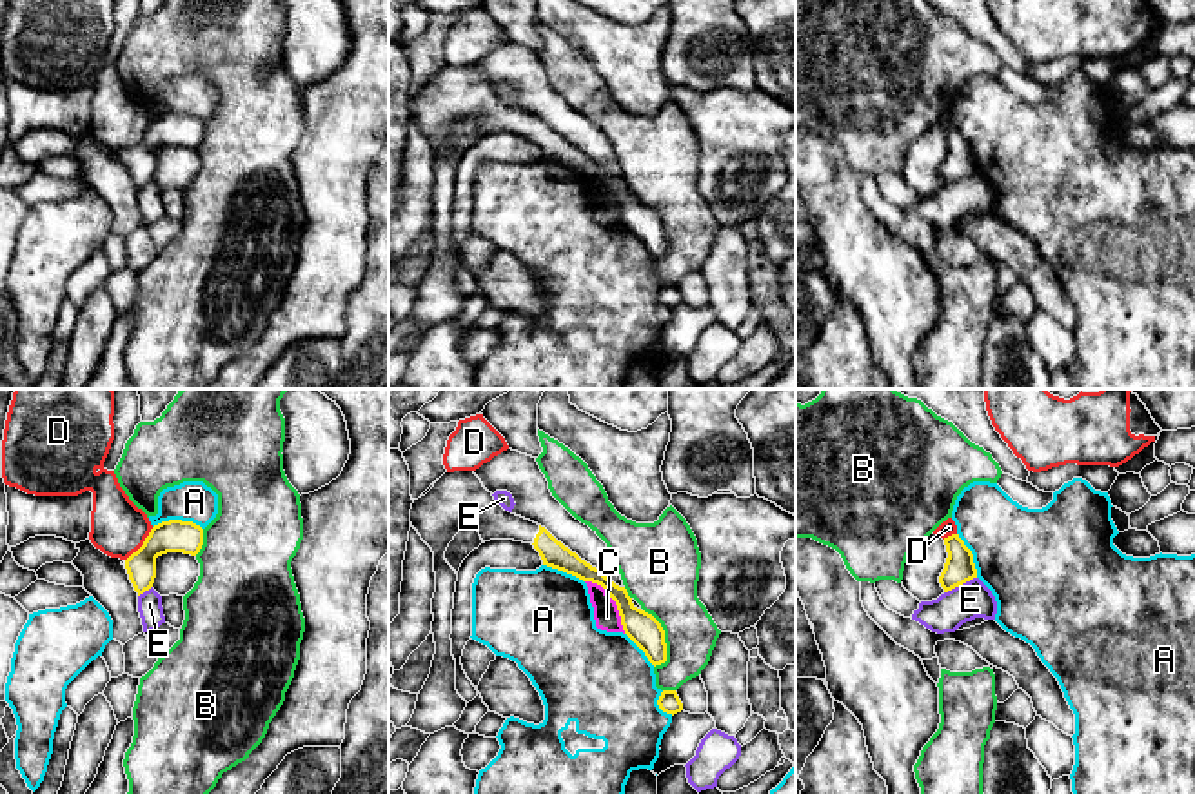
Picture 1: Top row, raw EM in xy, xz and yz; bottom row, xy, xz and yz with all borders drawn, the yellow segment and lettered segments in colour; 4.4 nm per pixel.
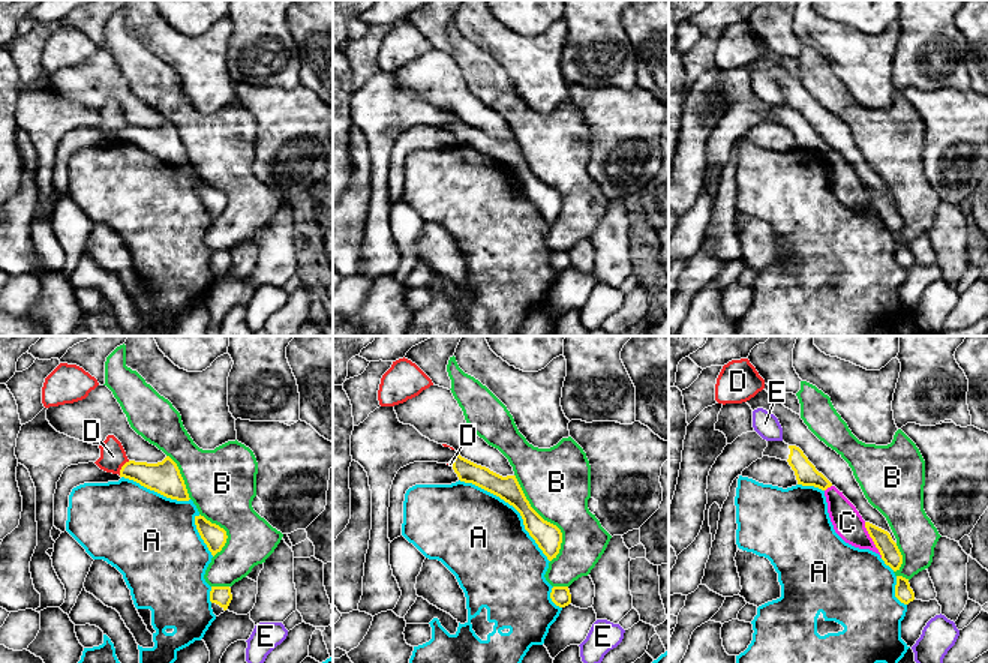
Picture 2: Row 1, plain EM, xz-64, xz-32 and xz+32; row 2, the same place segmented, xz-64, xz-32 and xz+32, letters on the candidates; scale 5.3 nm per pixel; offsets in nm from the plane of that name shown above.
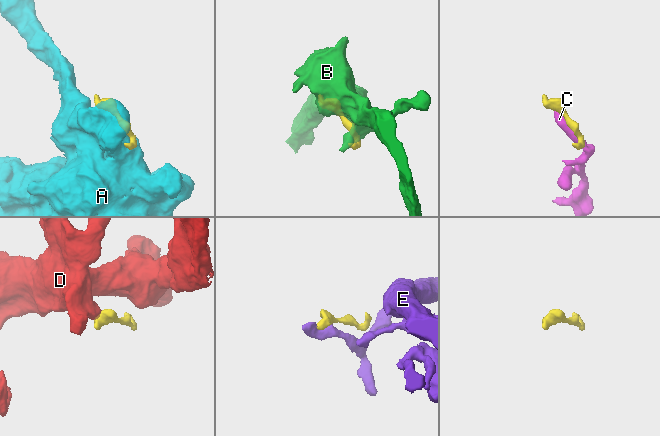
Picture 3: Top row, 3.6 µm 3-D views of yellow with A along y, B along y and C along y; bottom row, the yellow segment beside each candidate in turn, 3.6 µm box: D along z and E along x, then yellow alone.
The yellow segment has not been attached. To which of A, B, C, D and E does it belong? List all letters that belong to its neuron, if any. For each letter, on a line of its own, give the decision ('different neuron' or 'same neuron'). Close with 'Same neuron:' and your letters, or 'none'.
A: different neuron
B: different neuron
C: different neuron
D: different neuron
E: different neuron
Same neuron: none

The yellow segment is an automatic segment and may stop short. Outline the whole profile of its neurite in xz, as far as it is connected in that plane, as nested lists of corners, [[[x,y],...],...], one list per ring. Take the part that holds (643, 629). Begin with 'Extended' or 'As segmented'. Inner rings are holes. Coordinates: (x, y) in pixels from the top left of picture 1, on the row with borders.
Extended. [[[474,471],[445,472],[425,496],[414,500],[410,523],[434,552],[432,634],[436,654],[407,727],[434,734],[452,727],[467,707],[467,701],[456,690],[456,660],[450,640],[458,574],[447,563],[445,551],[454,536],[469,525],[478,529],[483,541],[514,540],[532,543],[543,565],[601,585],[617,605],[625,634],[654,667],[667,661],[661,623],[652,614],[637,609],[625,587],[616,585],[599,569],[581,560],[545,527],[505,511]]]

